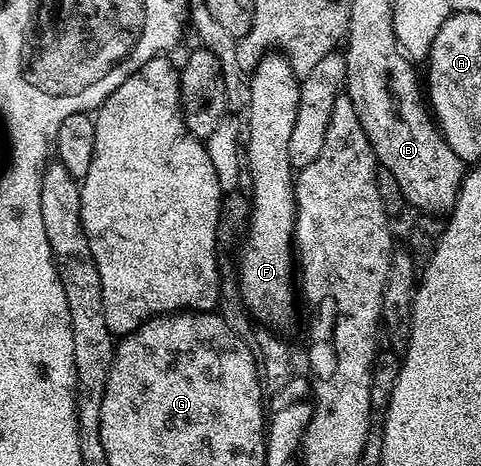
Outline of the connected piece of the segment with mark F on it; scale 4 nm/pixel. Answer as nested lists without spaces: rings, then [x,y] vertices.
[[[268,54],[259,59],[259,64],[255,71],[250,73],[251,97],[247,104],[247,128],[245,124],[245,168],[251,171],[251,184],[249,183],[251,211],[245,220],[247,226],[247,237],[243,240],[243,249],[239,252],[239,292],[243,295],[243,304],[267,326],[273,324],[287,324],[295,316],[295,296],[297,300],[297,288],[293,283],[293,237],[295,234],[295,186],[293,183],[293,169],[289,162],[289,134],[293,130],[293,122],[297,118],[297,102],[299,101],[299,80],[294,70],[289,66],[286,56],[282,54]]]

